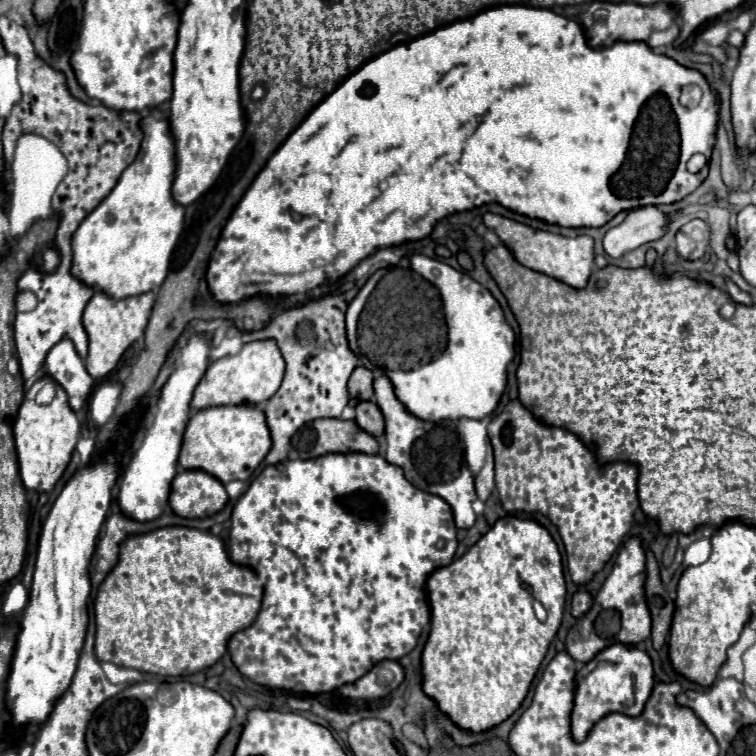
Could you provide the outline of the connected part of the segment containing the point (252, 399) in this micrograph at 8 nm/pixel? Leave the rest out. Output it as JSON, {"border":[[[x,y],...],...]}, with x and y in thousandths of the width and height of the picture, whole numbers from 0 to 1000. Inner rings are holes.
{"border":[[[362,450],[349,452],[331,452],[312,471],[299,471],[280,479],[272,487],[272,495],[262,505],[251,540],[270,542],[278,537],[317,537],[331,534],[341,537],[362,524],[376,497],[376,476]]]}

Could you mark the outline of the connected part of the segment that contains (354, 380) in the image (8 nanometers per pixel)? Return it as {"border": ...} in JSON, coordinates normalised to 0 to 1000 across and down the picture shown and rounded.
{"border":[[[474,484],[474,487],[466,492],[463,503],[460,503],[460,519],[463,519],[463,524],[471,526],[471,529],[492,529],[492,526],[495,526],[492,503],[495,503],[492,492],[489,492],[487,487]]]}

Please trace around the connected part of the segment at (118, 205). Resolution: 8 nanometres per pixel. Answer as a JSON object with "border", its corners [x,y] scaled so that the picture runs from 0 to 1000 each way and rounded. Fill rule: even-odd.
{"border":[[[193,153],[188,172],[190,185],[183,209],[161,228],[148,254],[108,291],[95,312],[95,365],[111,373],[116,381],[132,384],[156,397],[212,381],[217,365],[222,362],[228,331],[243,299],[243,275],[228,265],[225,254],[230,238],[230,185],[222,169],[222,159],[204,159],[201,153]],[[143,283],[151,286],[151,294],[143,294]]]}

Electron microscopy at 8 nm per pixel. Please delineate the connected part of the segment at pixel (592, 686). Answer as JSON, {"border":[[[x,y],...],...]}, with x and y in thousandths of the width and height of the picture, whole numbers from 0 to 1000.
{"border":[[[810,852],[788,865],[780,876],[770,878],[762,897],[759,897],[759,937],[757,937],[757,958],[754,971],[762,981],[772,981],[780,963],[802,944],[820,942],[828,947],[844,947],[862,915],[865,907],[865,889],[862,873],[854,862],[825,854]]]}

